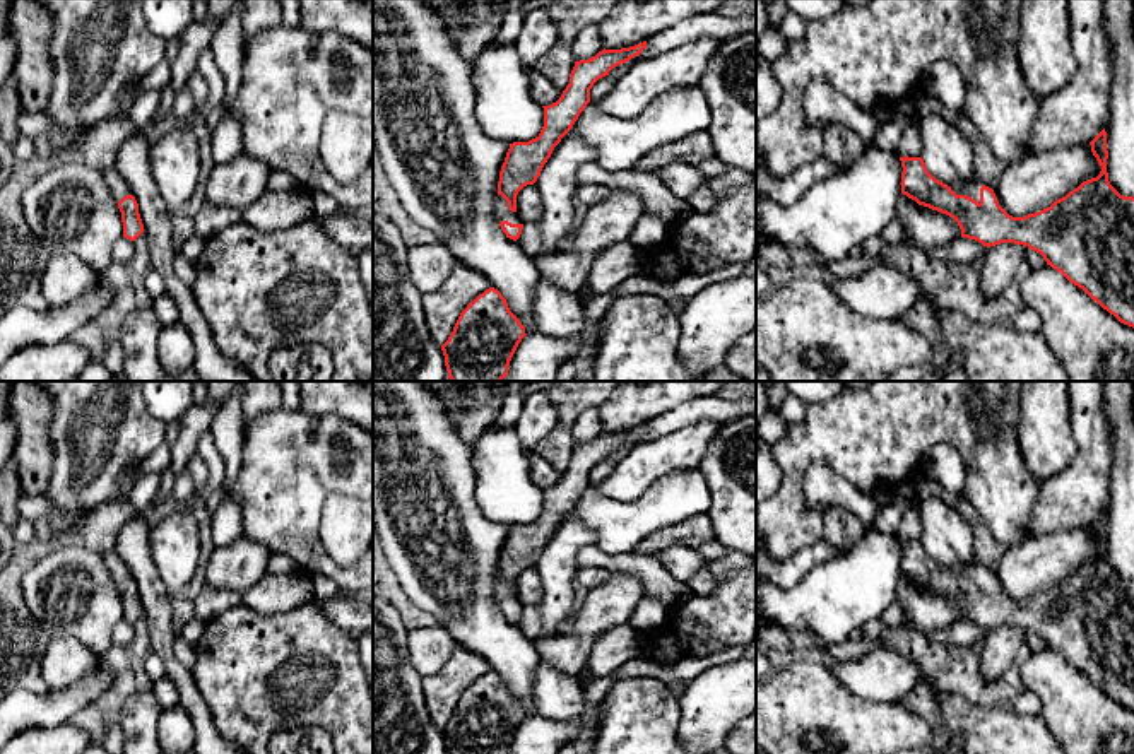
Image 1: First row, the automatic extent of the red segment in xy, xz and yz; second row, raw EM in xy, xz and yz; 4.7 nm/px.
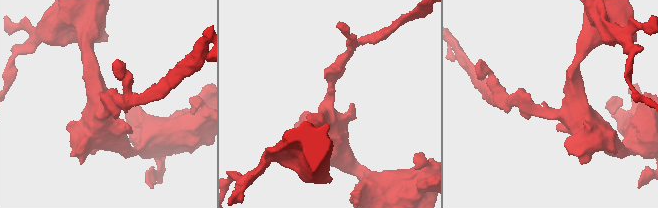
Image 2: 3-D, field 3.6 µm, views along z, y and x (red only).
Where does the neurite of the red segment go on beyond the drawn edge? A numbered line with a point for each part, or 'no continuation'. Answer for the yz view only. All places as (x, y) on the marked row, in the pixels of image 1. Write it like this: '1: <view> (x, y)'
1: yz (972, 187)

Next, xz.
1: xz (503, 212)

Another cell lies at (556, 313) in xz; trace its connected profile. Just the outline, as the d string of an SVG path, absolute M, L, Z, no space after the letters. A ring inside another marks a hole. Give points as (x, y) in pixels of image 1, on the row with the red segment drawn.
M540 277L534 289L532 316L535 330L547 337L578 337L585 323L583 301Z

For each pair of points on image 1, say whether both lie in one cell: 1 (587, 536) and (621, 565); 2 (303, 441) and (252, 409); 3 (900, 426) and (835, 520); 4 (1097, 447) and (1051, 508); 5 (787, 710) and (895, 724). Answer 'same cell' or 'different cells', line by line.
1: different cells
2: different cells
3: different cells
4: same cell
5: same cell

